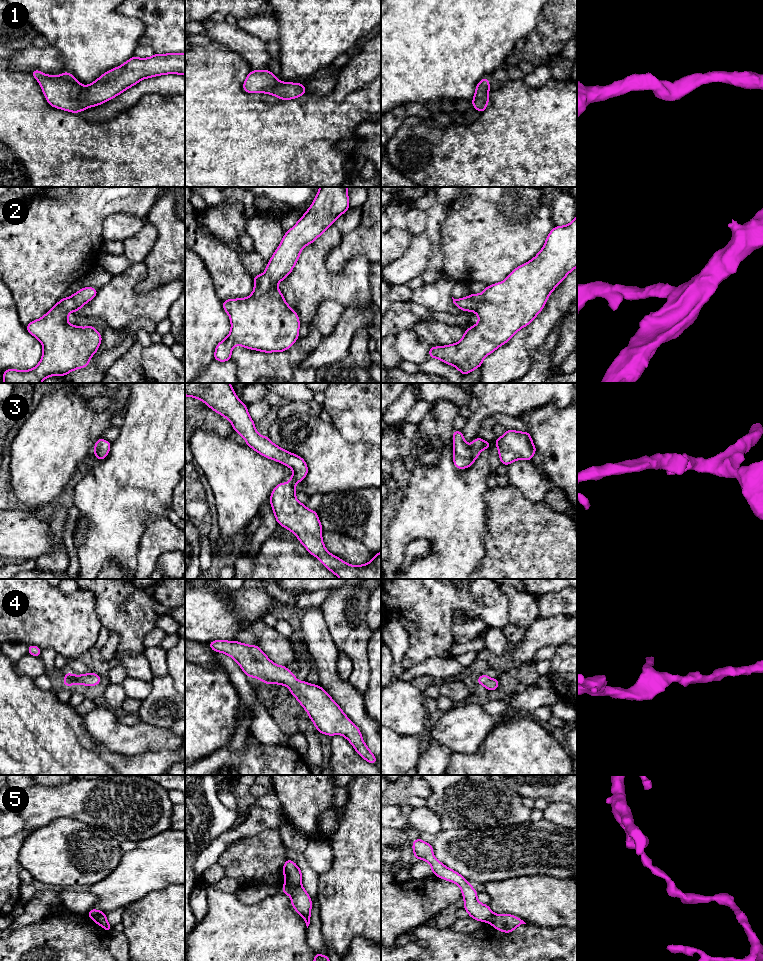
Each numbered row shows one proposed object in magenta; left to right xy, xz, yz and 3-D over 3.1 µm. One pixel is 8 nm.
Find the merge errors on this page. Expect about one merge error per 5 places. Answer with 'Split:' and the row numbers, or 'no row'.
Split: 5

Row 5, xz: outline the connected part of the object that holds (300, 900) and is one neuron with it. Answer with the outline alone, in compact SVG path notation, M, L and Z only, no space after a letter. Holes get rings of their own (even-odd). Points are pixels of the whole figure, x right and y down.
M294 885L294 886L281 886L282 894L287 894L291 897L291 905L296 910L296 912L301 915L306 923L308 928L310 924L310 913L312 908L312 900L303 886Z

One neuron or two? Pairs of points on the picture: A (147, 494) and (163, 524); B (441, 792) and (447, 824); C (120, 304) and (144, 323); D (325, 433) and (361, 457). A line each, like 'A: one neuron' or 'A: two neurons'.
A: two neurons
B: one neuron
C: two neurons
D: one neuron

